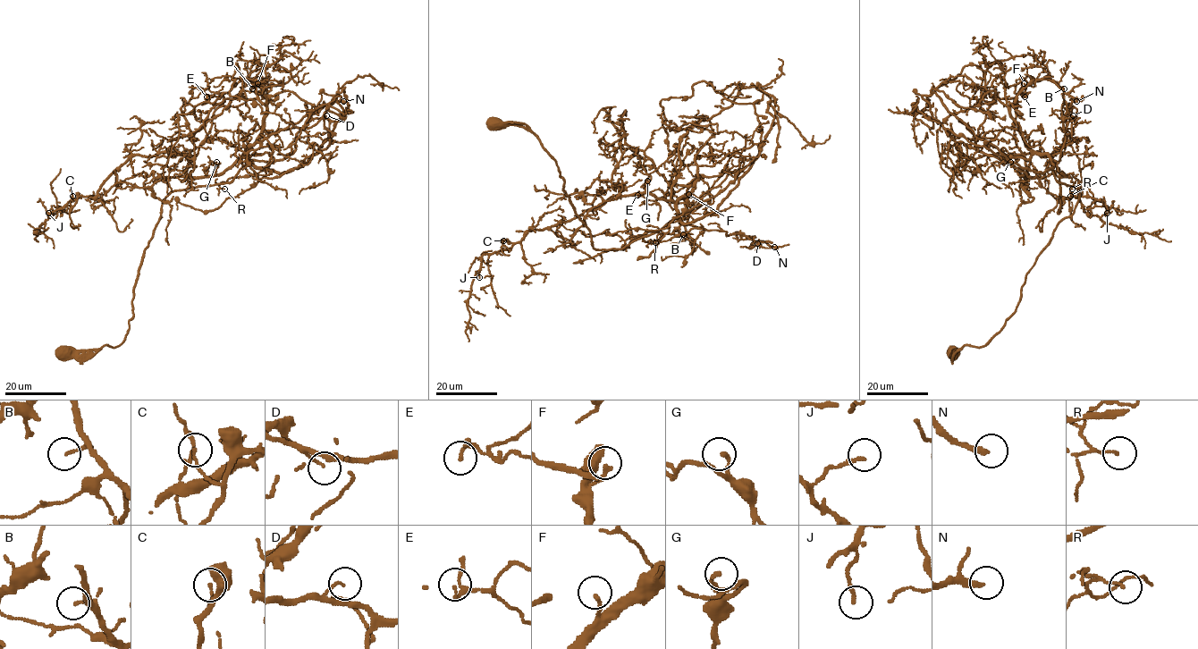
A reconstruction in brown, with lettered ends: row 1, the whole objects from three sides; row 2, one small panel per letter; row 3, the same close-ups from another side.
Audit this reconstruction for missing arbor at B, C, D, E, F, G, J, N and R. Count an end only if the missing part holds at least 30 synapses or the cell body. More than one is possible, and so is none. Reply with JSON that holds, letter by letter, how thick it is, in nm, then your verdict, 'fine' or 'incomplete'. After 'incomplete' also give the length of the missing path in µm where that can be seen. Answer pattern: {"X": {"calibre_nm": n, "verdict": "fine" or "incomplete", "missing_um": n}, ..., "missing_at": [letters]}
{"B": {"calibre_nm": 90, "verdict": "fine"}, "C": {"calibre_nm": 120, "verdict": "fine"}, "D": {"calibre_nm": 110, "verdict": "incomplete", "missing_um": 50}, "E": {"calibre_nm": 120, "verdict": "fine"}, "F": {"calibre_nm": 180, "verdict": "fine"}, "G": {"calibre_nm": 170, "verdict": "fine"}, "J": {"calibre_nm": 180, "verdict": "fine"}, "N": {"calibre_nm": 240, "verdict": "incomplete", "missing_um": 25}, "R": {"calibre_nm": 90, "verdict": "fine"}, "missing_at": ["D", "N"]}

